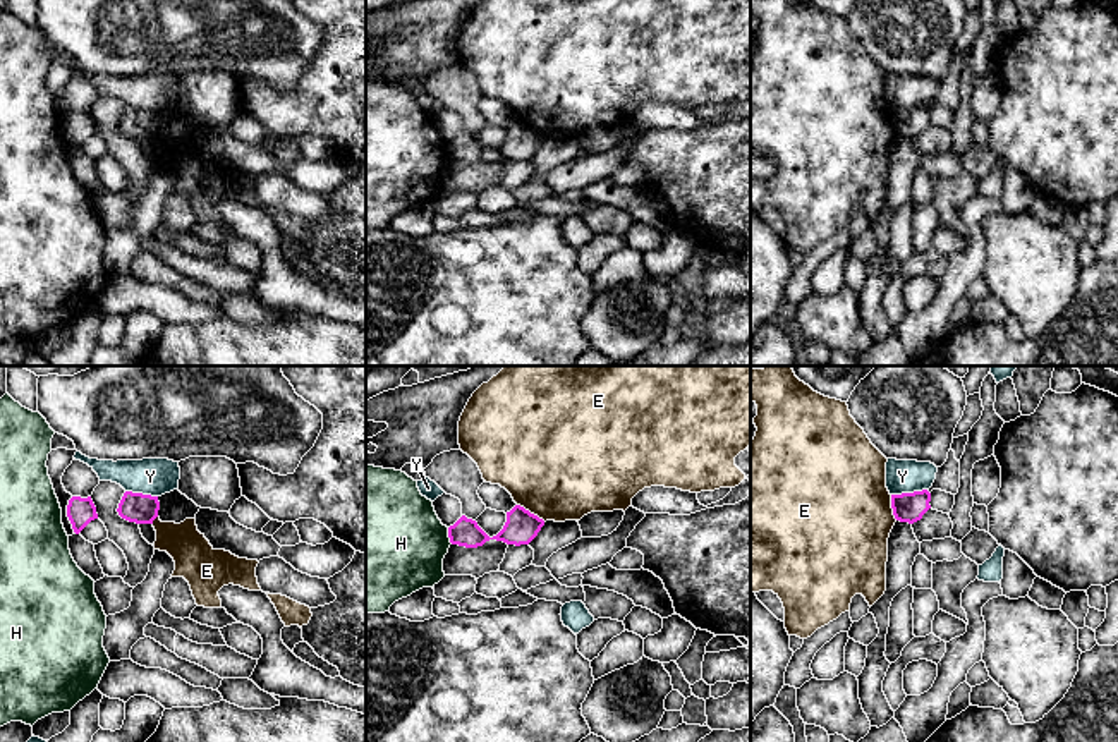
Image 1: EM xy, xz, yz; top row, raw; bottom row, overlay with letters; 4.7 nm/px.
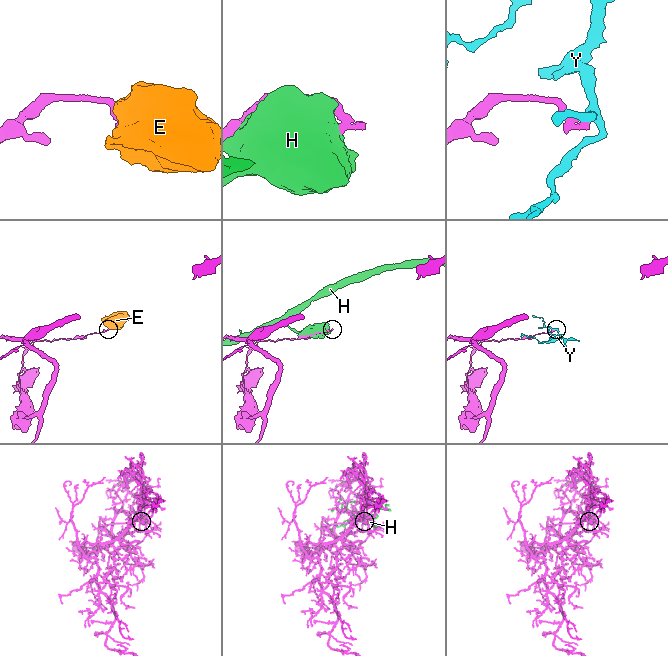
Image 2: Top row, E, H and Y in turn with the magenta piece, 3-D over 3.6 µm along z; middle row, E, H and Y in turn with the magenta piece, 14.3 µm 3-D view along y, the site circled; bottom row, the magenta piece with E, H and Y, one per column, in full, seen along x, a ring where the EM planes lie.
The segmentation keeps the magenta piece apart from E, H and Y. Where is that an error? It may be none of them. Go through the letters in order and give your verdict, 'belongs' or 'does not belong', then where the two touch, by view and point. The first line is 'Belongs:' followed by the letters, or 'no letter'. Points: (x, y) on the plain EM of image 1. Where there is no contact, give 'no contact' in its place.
Belongs: no letter
E: does not belong; contact xz (529, 127)
H: does not belong; contact xz (449, 152)
Y: does not belong; contact yz (909, 109)

